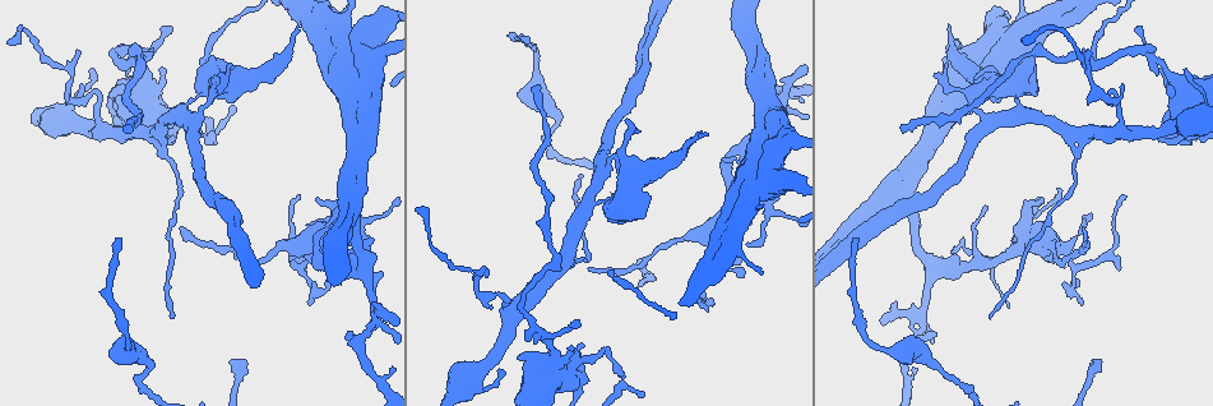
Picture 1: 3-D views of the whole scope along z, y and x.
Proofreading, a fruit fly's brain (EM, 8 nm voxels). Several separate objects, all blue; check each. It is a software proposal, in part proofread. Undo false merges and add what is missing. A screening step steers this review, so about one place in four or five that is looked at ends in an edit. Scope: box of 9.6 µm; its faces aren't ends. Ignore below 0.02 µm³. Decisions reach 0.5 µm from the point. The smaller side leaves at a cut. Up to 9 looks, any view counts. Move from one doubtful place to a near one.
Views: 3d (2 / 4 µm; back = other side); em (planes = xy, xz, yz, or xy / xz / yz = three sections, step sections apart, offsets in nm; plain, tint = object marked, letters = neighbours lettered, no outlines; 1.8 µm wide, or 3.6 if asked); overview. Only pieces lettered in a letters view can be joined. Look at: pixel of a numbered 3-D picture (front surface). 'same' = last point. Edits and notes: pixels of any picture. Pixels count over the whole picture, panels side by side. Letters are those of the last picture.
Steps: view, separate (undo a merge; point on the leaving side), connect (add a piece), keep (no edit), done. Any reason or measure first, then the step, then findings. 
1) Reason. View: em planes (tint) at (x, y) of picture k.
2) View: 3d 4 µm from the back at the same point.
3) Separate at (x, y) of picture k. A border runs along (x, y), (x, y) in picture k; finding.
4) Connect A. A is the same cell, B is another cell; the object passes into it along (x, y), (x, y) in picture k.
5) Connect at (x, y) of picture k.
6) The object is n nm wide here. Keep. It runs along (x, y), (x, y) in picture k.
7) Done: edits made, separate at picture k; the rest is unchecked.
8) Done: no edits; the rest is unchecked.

Closes a loop. View: em 3.6 µm planes (letters) at (1020, 85) of picture 1.

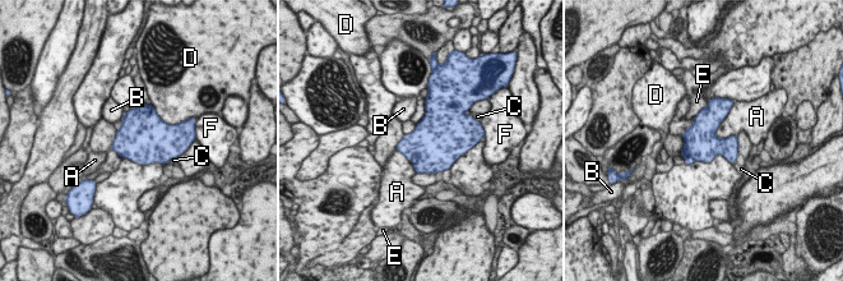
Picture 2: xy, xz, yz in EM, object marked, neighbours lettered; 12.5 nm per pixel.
Separate at (700, 142) of picture 2. A, B, C, D, E and F are other cells; a border runs along (684, 155), (690, 155), (695, 160) in picture 2; two neurons meet here.

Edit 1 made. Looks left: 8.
View: overview.

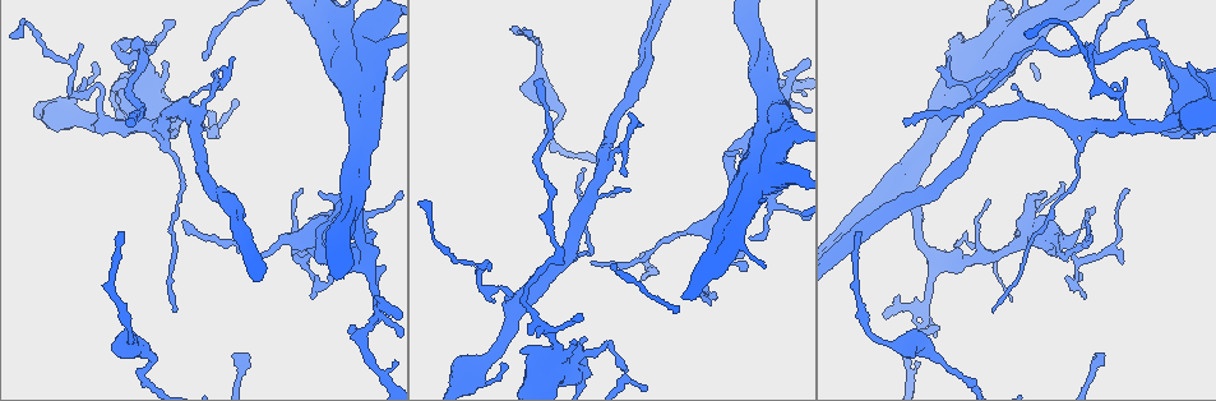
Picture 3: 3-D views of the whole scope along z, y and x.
View: em planes (letters) at (742, 256) of picture 3.

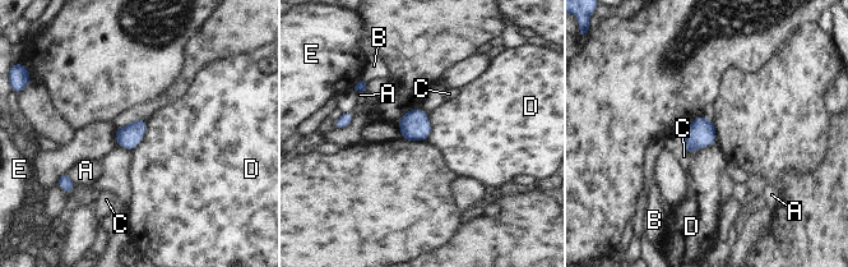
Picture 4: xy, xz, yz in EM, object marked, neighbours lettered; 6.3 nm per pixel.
Keep. A, B, C, D and E are other cells; a border runs along (147, 120), (144, 136), (131, 151) in picture 4; none of them fits.

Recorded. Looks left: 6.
A fork. View: 3d 4 µm at (369, 258) of picture 3.

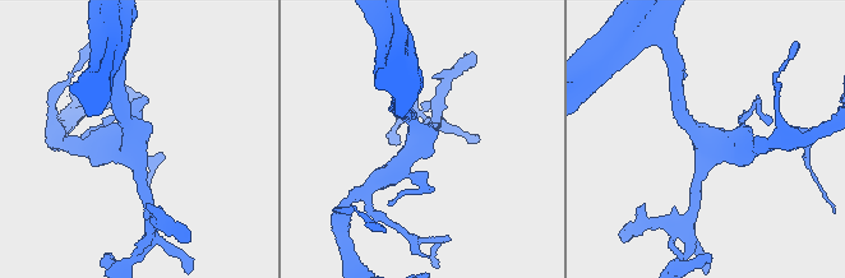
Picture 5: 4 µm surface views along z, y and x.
Now the EM. View: em xz step 16 (letters) at (704, 137) of picture 5.

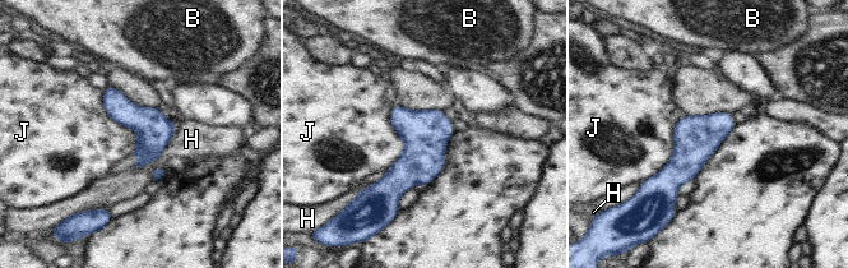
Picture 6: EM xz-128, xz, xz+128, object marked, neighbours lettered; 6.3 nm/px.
The longest contact is with J, 500 nm. Keep. B, H and J are other cells; one neuron here.

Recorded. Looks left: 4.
Done: edits made, separate at picture 2; the rest is unchecked.

